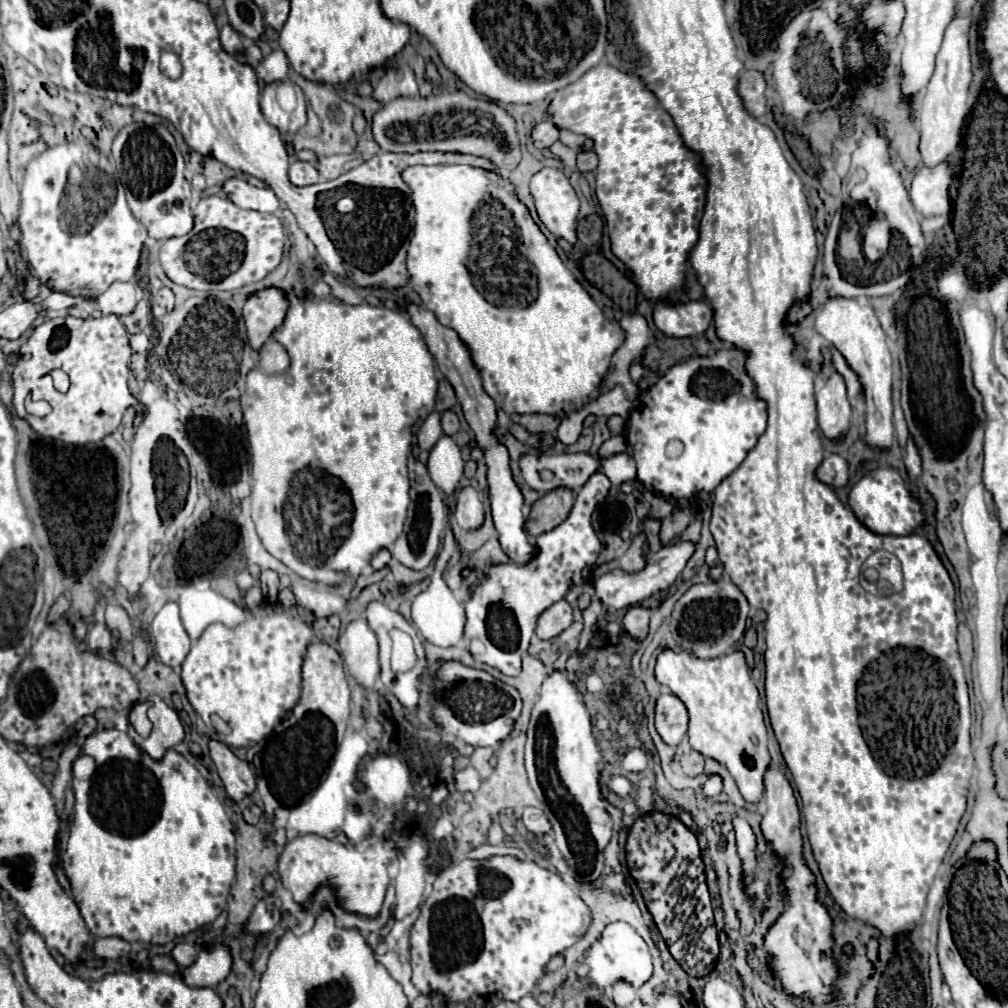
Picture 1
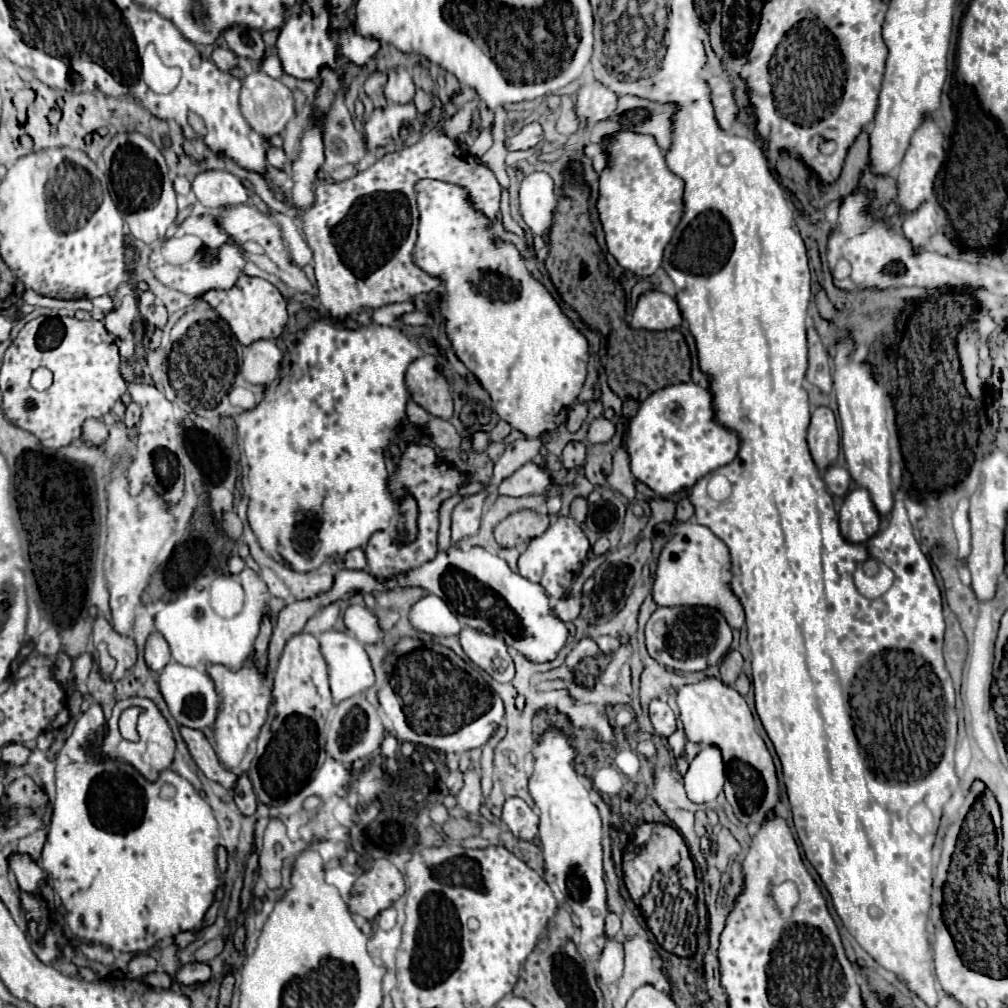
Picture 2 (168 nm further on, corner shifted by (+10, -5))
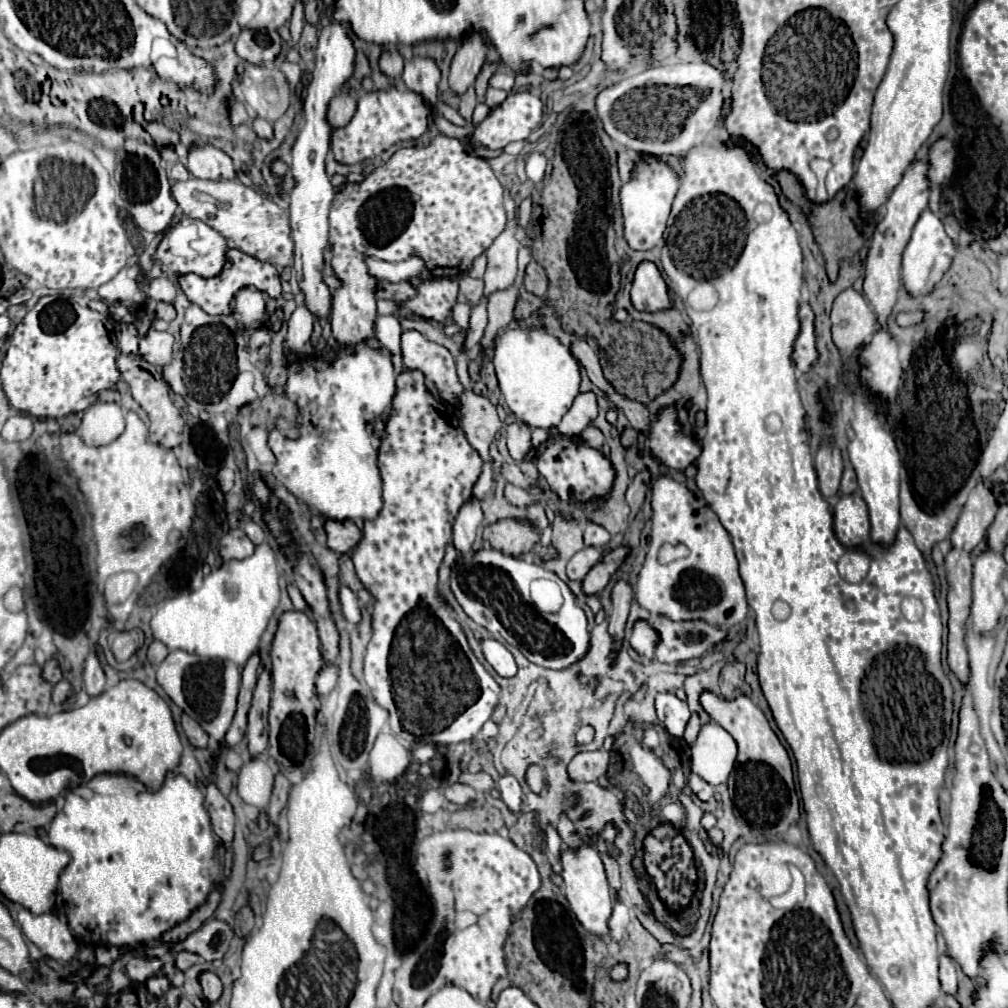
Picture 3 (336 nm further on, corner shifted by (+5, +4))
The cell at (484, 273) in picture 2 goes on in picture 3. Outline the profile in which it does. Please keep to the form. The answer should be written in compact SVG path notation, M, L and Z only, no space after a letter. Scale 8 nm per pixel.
M515 327L499 333L493 365L507 407L513 411L517 421L527 423L531 429L557 427L573 399L579 395L579 363L567 345L561 345L543 329L533 331Z

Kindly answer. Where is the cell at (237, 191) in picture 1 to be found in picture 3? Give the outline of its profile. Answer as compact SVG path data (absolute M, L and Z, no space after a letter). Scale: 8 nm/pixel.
M213 145L191 147L187 159L189 159L187 161L189 173L199 179L219 181L219 179L233 179L237 175L231 157Z

